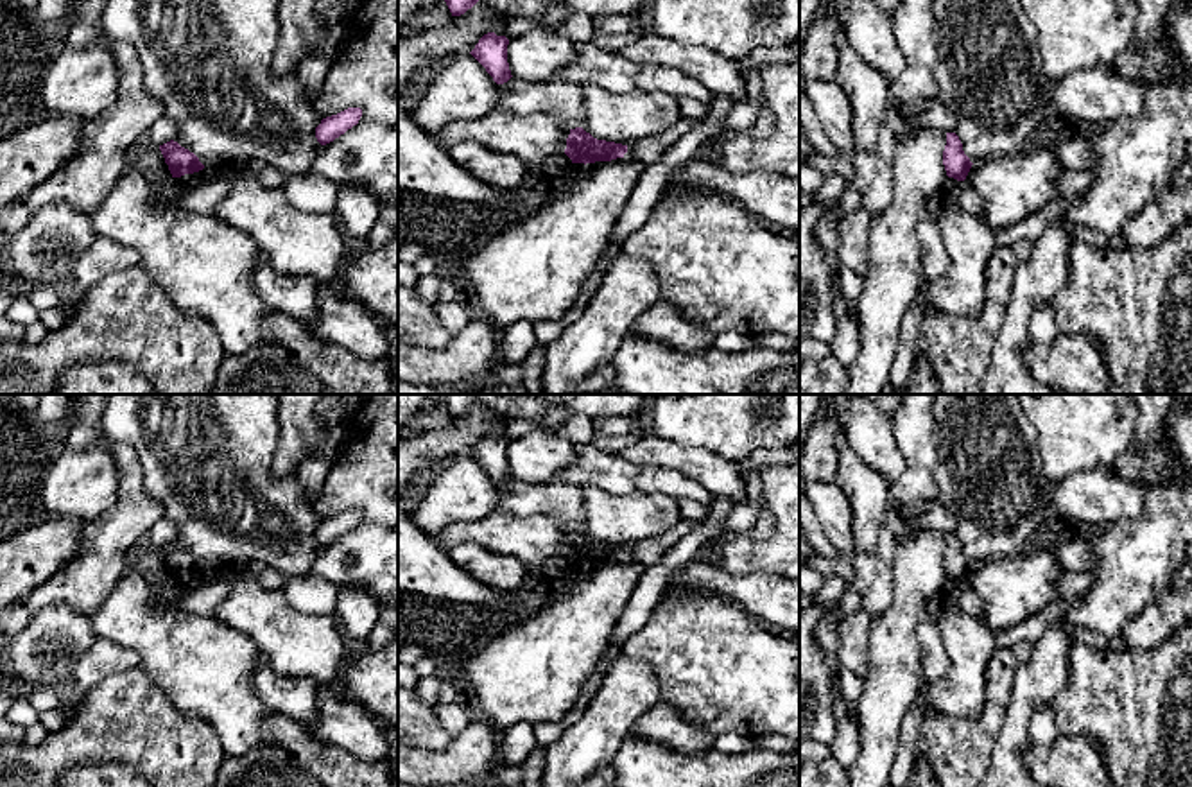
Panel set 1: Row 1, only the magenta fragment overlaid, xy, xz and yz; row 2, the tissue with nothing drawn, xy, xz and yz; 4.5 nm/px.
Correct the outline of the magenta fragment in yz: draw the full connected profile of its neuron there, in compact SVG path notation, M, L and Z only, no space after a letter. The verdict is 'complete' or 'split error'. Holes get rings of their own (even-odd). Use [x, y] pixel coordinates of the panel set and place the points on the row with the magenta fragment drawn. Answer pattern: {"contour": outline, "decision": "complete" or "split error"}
{"contour": "M946 133L943 165L945 165L946 176L957 181L964 181L973 165L970 158L964 154L963 143L955 133Z", "decision": "complete"}

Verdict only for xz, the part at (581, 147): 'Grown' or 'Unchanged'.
Unchanged

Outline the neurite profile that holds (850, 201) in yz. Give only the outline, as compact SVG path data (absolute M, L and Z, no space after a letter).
M846 186L841 199L837 201L839 219L842 219L844 215L848 215L859 208L860 208L860 195L855 190L851 190L850 186Z

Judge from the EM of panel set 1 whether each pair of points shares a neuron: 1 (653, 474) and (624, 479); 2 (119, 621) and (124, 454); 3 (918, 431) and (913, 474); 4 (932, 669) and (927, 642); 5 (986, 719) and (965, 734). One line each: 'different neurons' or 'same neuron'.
1: different neurons
2: different neurons
3: same neuron
4: same neuron
5: same neuron

